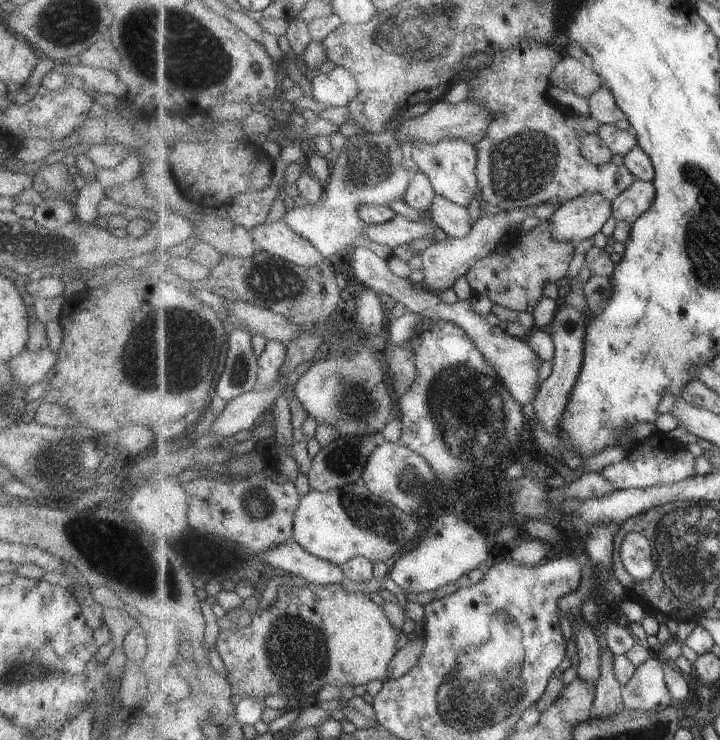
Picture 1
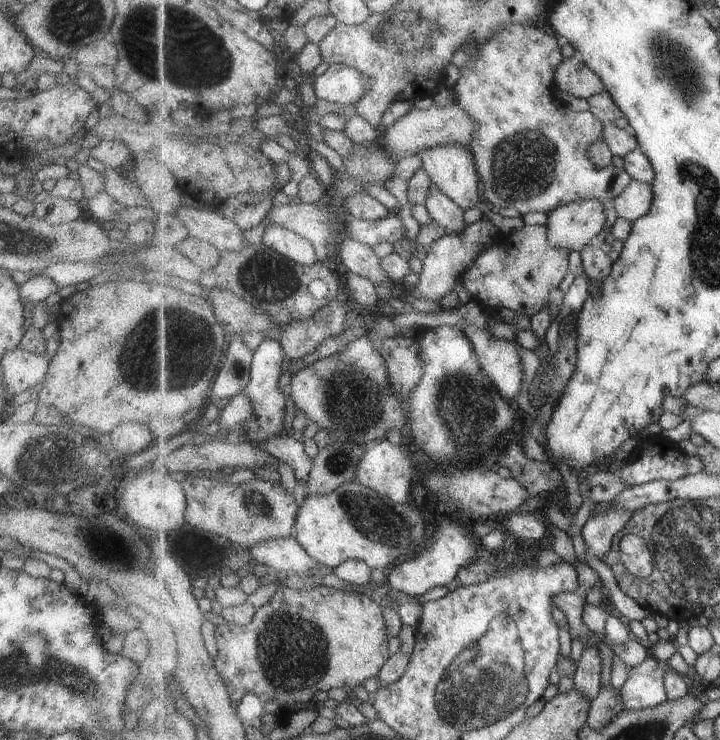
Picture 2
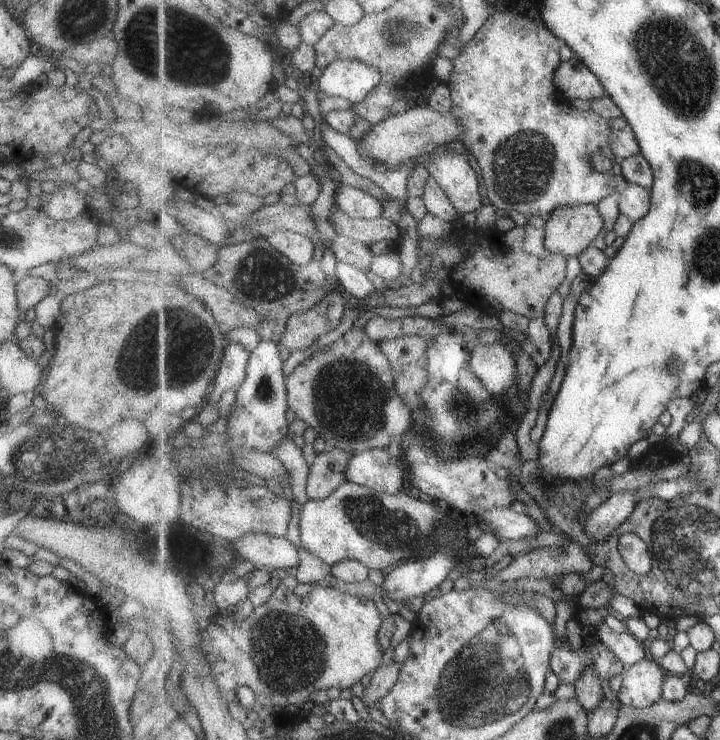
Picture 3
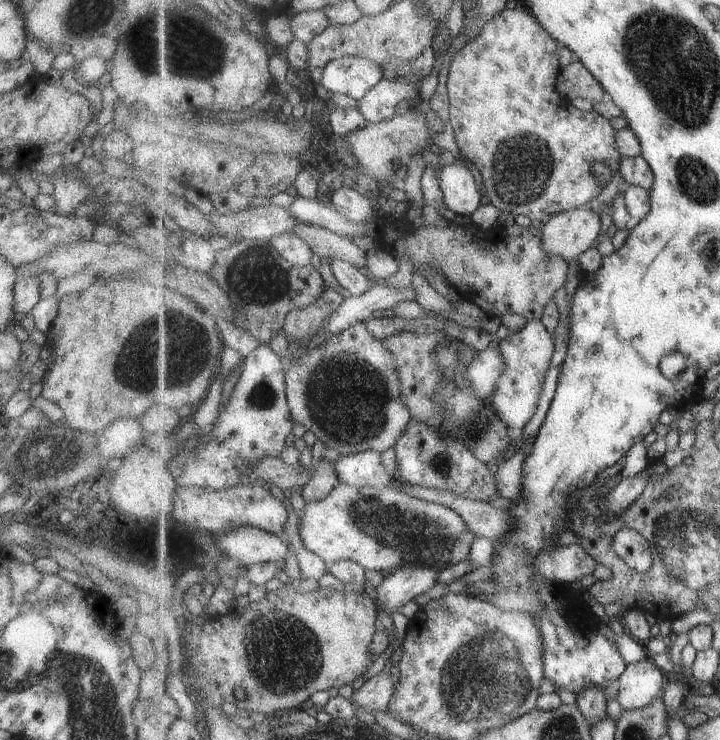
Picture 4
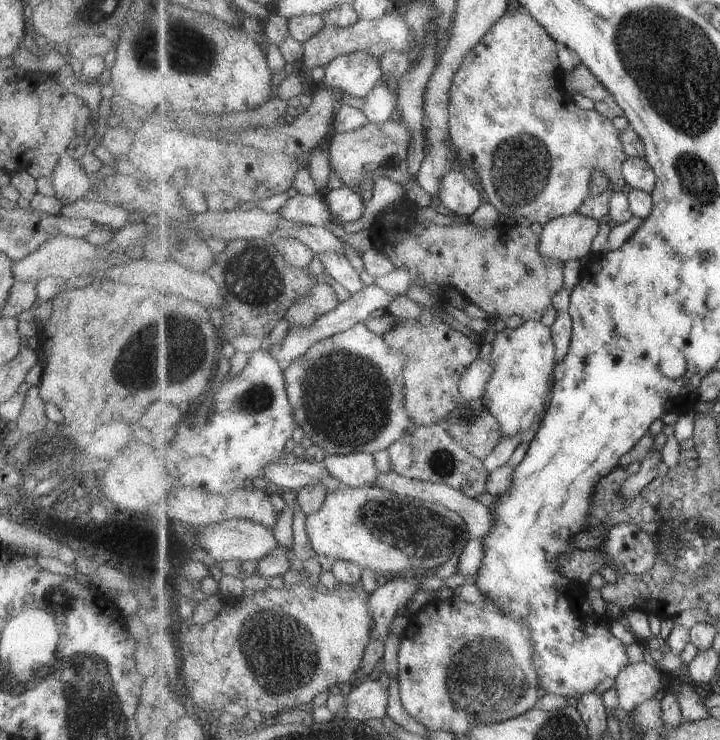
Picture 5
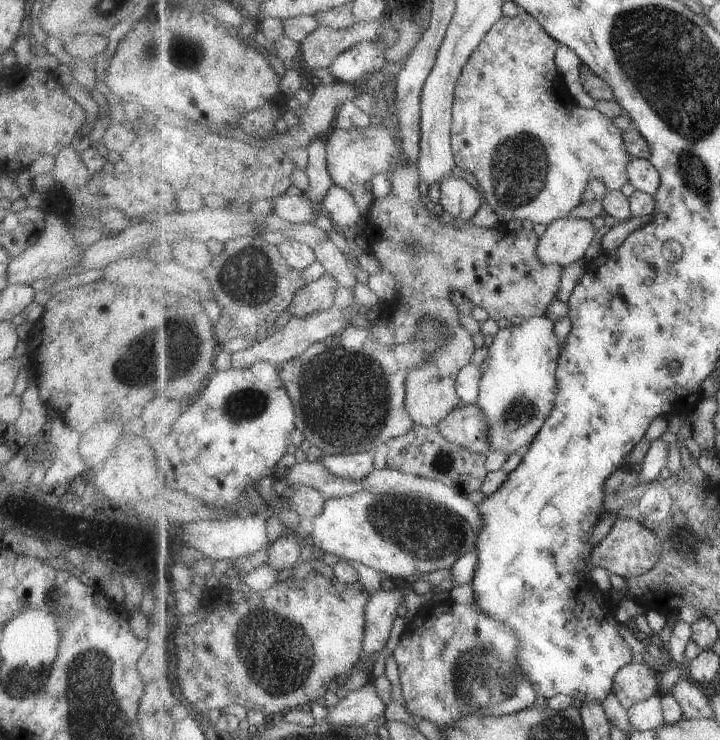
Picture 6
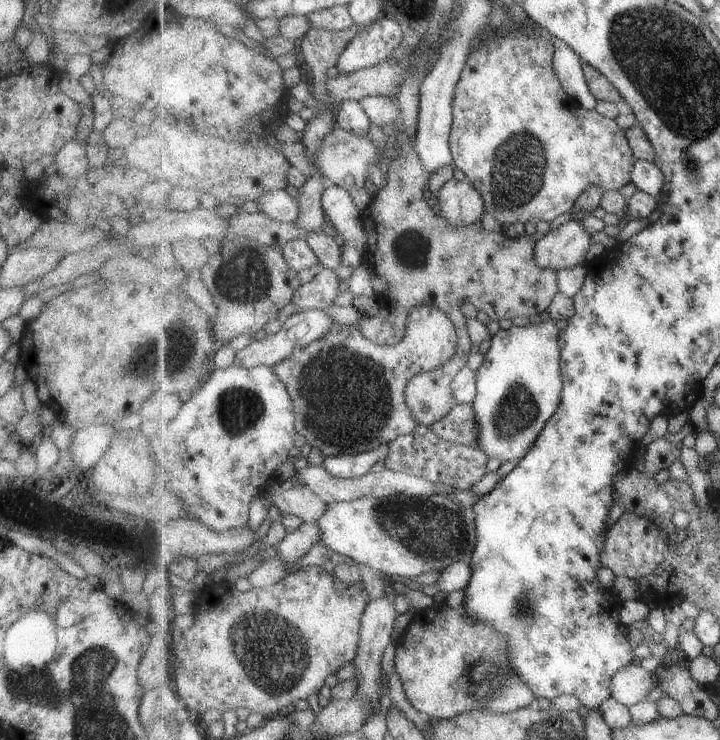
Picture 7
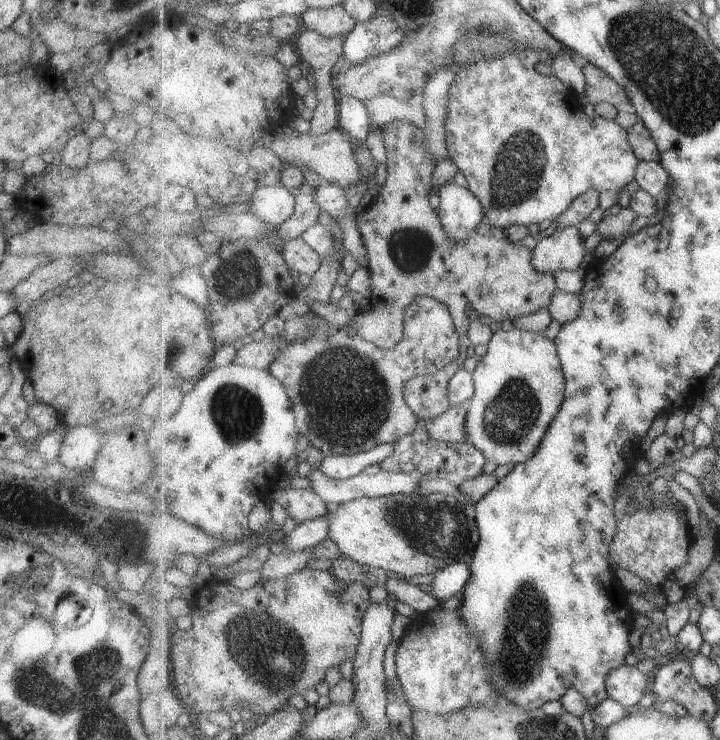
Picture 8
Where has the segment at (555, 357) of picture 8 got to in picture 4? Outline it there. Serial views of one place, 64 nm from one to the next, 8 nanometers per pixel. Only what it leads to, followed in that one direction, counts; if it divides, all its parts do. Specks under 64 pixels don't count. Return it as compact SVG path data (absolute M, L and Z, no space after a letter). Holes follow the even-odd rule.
M534 320L528 321L518 333L512 333L499 341L498 349L505 363L504 373L497 380L489 402L495 408L497 416L508 424L510 432L518 433L537 412L539 394L551 366L555 342L542 321Z

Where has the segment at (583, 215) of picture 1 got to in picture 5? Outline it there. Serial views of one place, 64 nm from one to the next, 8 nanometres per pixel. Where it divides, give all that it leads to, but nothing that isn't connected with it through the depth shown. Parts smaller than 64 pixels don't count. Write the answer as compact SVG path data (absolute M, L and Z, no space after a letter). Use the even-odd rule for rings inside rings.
M578 211L560 216L543 226L539 250L547 259L578 260L592 254L591 244L599 234L599 222Z

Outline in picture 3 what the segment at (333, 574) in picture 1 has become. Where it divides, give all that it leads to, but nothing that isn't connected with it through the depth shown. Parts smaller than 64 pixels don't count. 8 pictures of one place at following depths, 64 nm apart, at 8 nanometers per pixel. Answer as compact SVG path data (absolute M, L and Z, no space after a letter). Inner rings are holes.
M247 533L231 543L234 544L234 550L240 557L259 569L286 570L293 566L298 568L300 563L299 549L286 537Z

